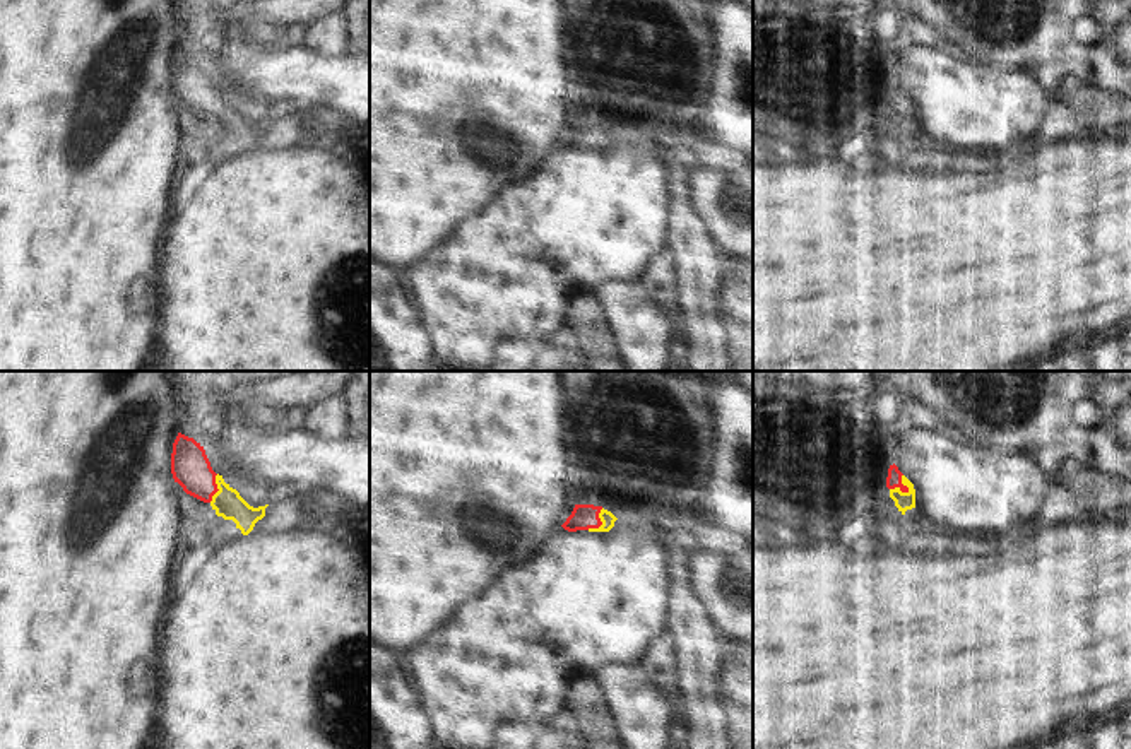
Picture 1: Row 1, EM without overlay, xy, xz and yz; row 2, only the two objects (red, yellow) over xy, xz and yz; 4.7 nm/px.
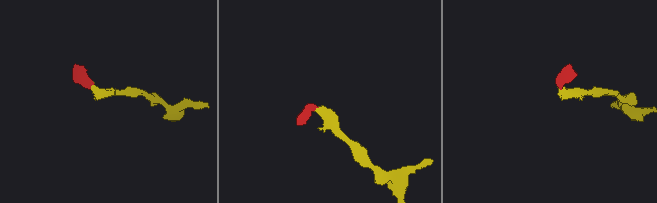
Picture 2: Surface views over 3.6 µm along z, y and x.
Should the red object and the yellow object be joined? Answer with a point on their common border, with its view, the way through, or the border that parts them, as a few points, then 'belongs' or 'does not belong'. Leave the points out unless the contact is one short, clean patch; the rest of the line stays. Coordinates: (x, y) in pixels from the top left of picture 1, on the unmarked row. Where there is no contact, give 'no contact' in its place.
contact yz (905, 108); way yz (894, 96), (905, 108), (904, 118); belongs

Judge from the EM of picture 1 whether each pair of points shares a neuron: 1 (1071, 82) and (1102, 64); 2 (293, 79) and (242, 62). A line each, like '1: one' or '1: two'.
1: two
2: one

